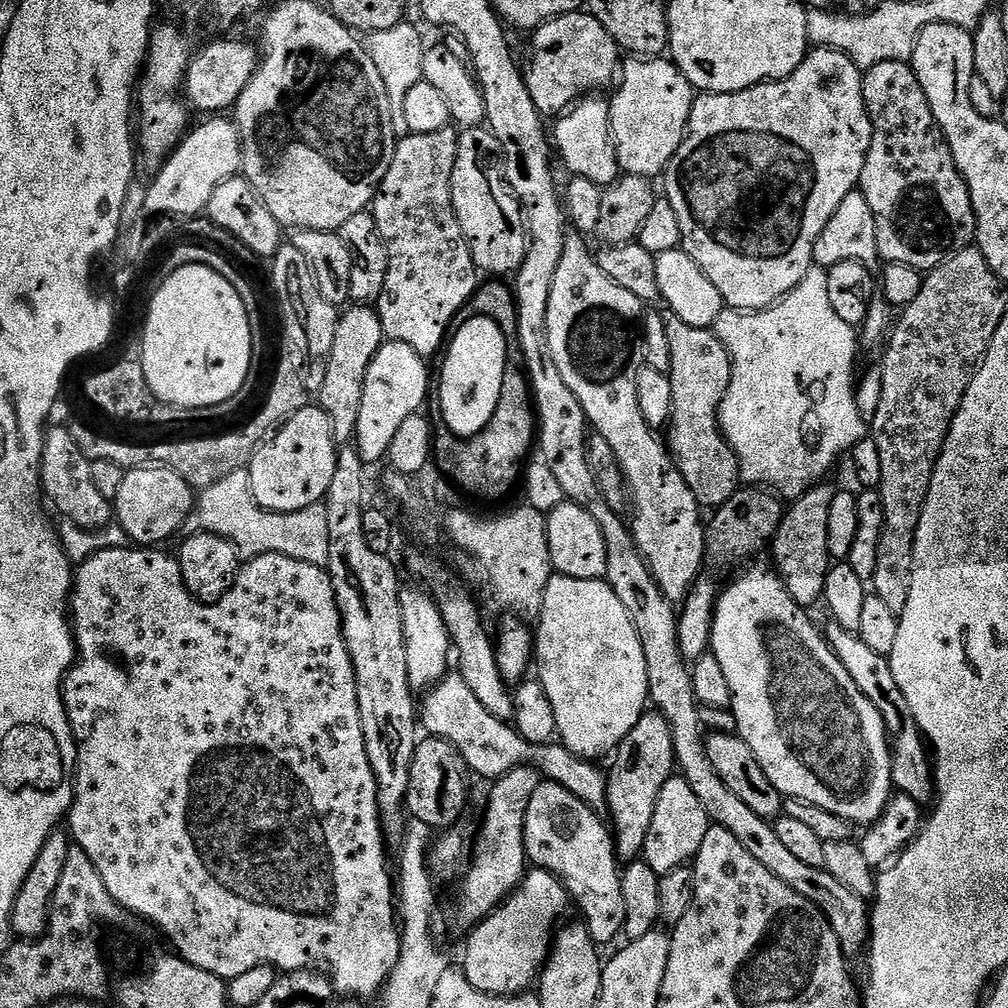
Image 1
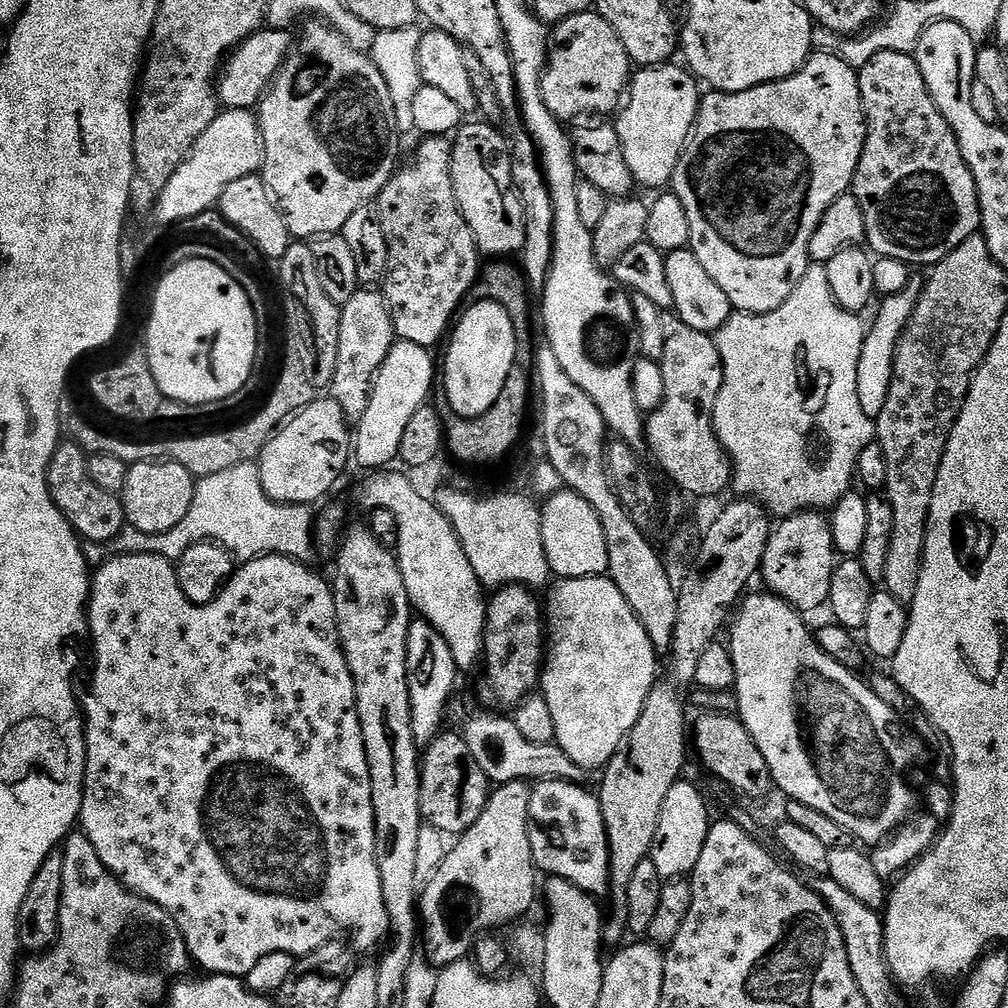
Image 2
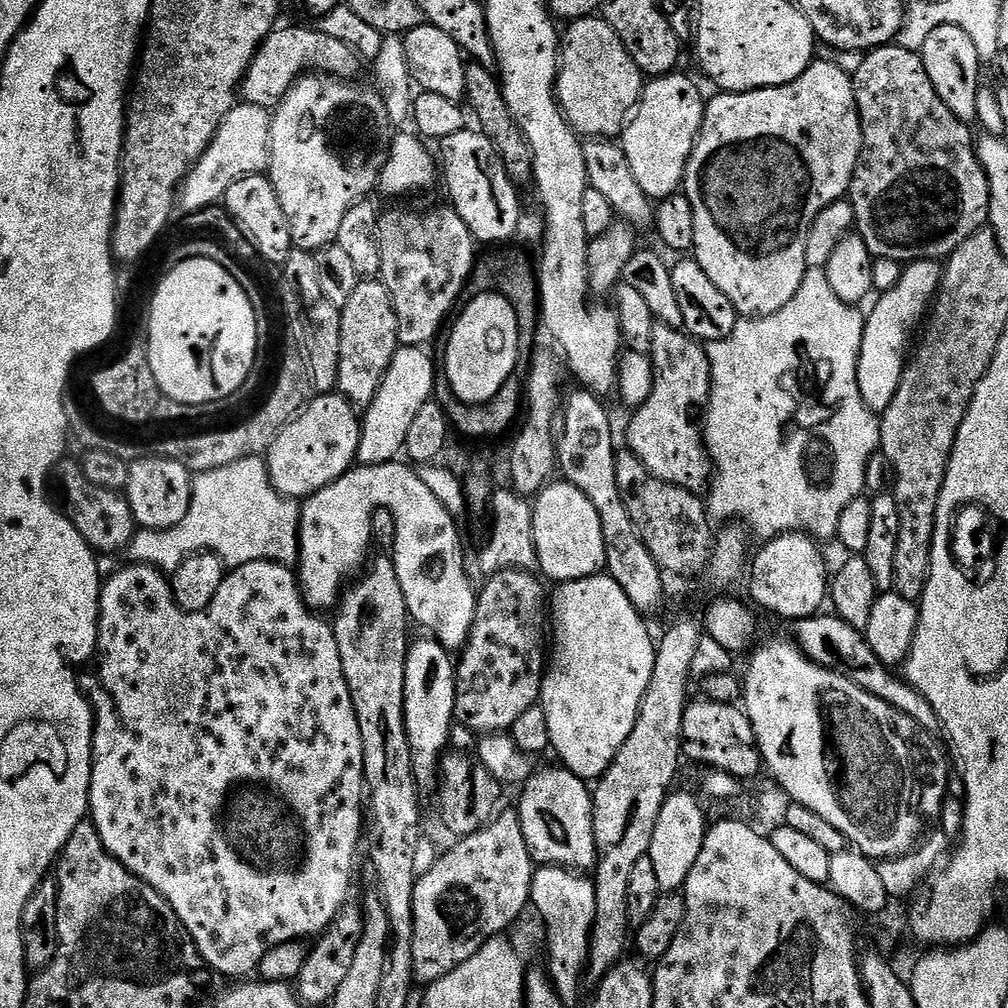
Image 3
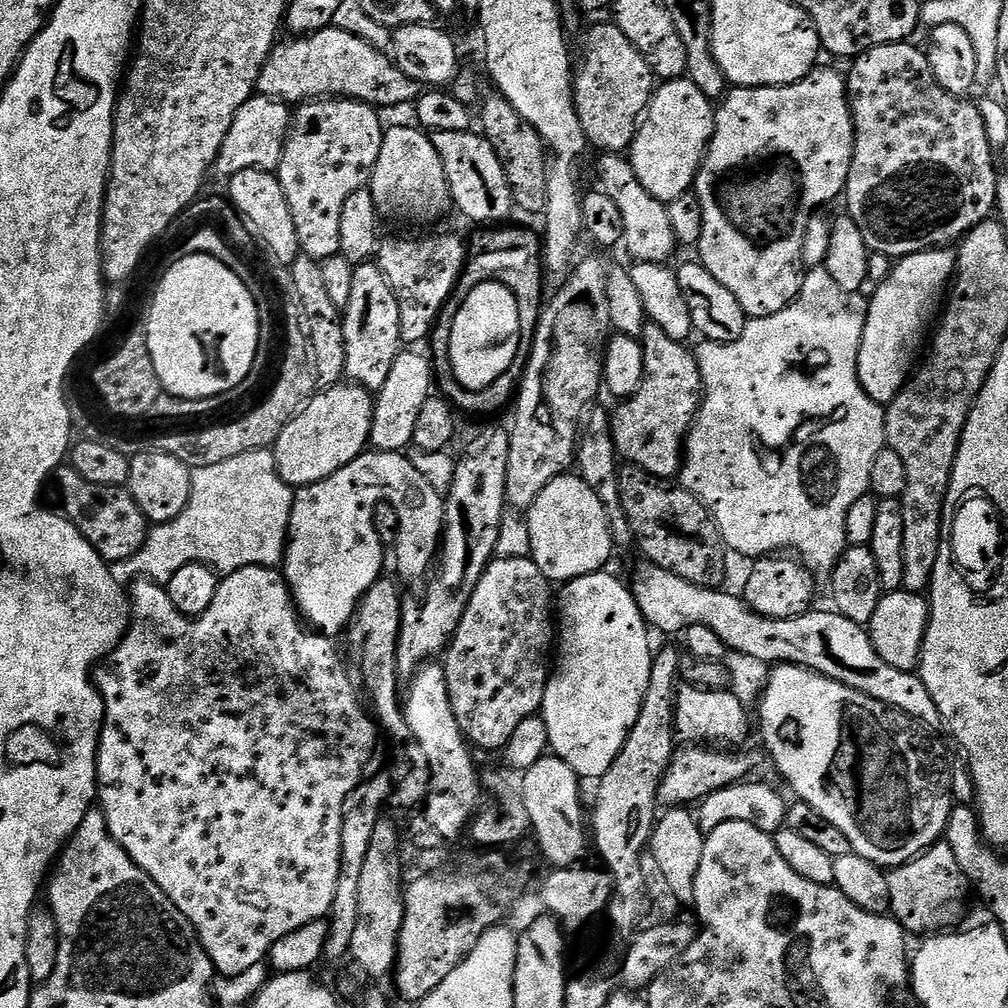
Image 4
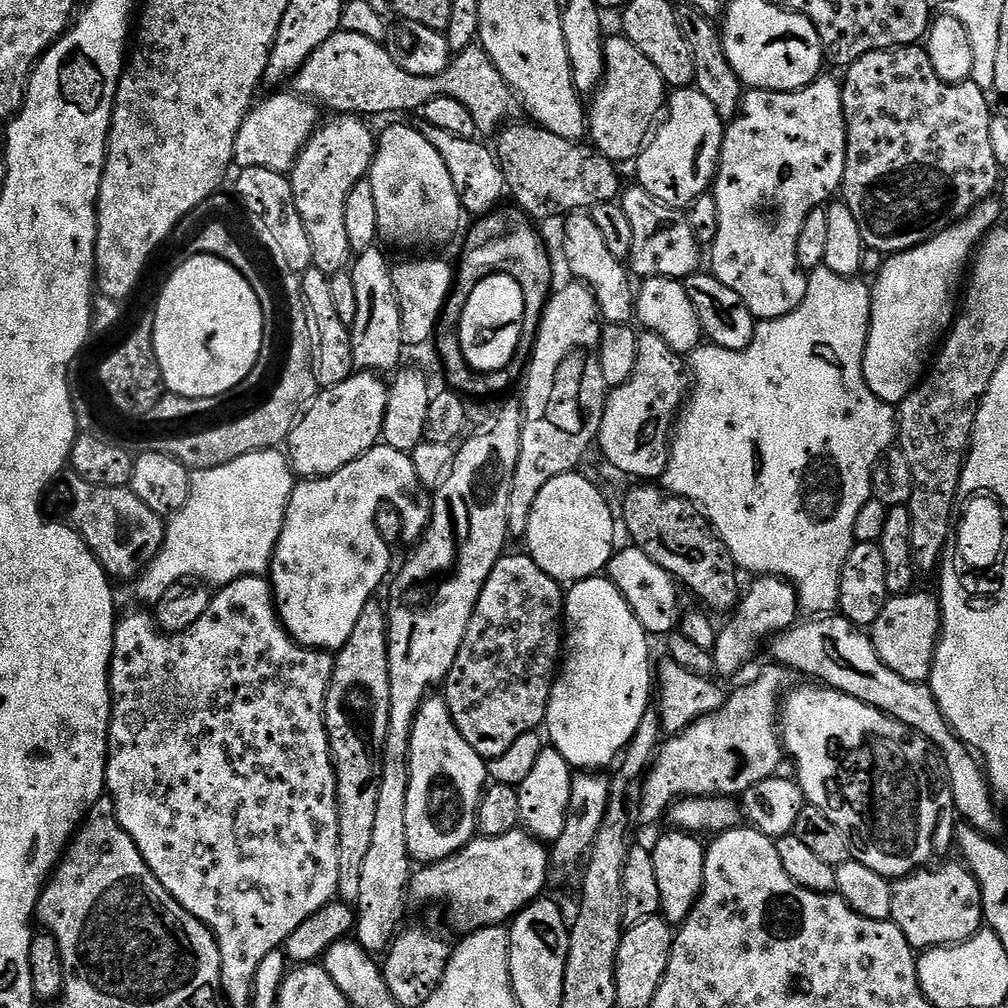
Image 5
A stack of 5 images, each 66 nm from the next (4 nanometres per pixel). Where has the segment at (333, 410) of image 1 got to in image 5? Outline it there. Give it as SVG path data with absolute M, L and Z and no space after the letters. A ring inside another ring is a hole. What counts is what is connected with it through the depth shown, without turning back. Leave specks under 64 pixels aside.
M373 246L355 257L350 268L354 294L358 298L358 314L354 314L352 345L356 368L377 374L392 374L401 367L400 355L406 351L402 334L402 314L392 281L393 265Z

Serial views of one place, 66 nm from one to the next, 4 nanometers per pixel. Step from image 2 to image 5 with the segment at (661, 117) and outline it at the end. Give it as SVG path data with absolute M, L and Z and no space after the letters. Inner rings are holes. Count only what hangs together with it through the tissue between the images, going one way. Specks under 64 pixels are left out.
M695 86L675 89L667 97L667 116L668 121L664 125L661 123L645 143L634 161L634 167L636 176L640 179L637 180L639 187L645 188L658 202L684 210L705 195L716 179L726 124L718 111L714 110L713 103Z

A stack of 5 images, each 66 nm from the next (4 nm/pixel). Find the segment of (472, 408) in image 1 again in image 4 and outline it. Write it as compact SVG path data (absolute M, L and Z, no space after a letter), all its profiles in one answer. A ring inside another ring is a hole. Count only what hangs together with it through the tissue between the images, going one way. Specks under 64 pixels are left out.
M497 280L477 283L474 290L466 293L466 302L459 304L458 318L452 320L448 364L460 385L470 391L480 392L505 375L518 354L518 302L511 290Z

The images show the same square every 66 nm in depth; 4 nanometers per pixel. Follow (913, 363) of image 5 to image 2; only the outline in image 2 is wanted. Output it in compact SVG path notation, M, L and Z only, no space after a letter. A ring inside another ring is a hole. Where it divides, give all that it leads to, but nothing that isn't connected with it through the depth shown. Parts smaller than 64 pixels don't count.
M913 278L906 290L902 290L902 294L883 297L879 301L880 309L877 310L876 317L873 318L872 324L870 320L870 327L865 331L862 358L858 358L858 402L862 406L862 414L866 414L871 420L876 420L878 414L882 414L882 406L886 406L896 347L904 327L910 322L912 311L916 308L921 287L921 281Z

